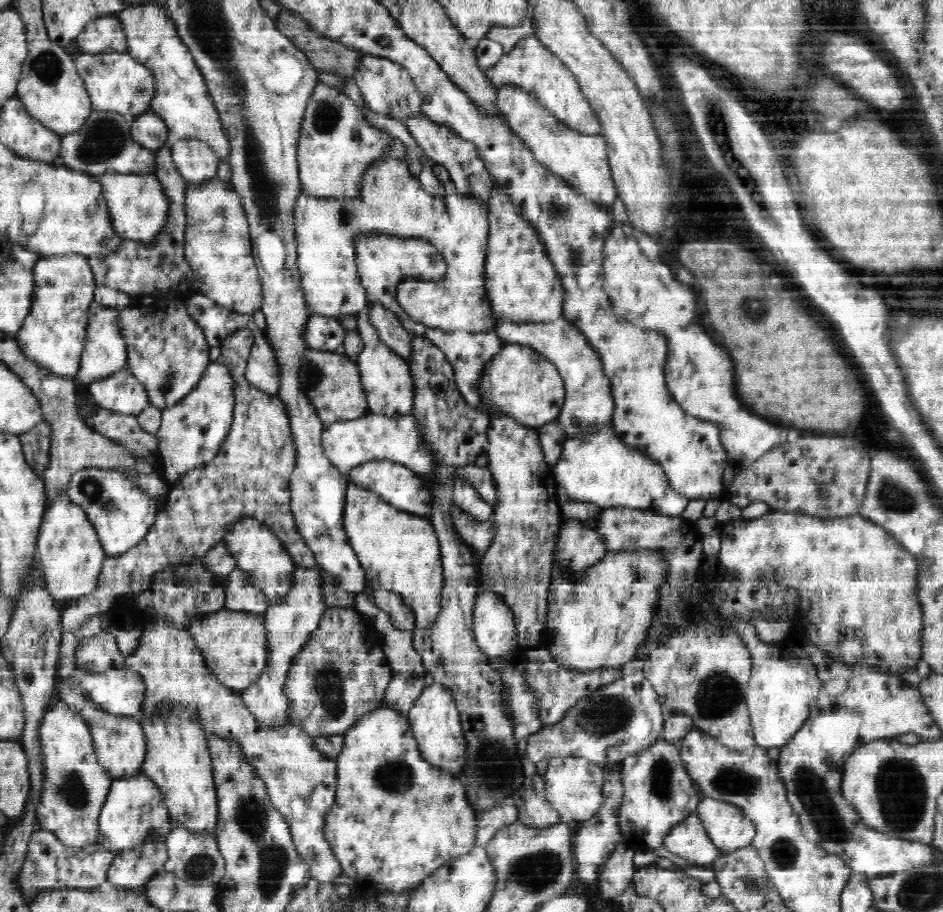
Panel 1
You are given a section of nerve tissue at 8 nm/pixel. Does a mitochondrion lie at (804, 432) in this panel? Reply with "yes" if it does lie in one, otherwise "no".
no

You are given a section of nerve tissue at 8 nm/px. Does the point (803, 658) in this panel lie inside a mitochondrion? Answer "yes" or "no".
no

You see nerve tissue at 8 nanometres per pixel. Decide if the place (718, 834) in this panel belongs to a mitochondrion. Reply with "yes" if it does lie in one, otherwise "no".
no

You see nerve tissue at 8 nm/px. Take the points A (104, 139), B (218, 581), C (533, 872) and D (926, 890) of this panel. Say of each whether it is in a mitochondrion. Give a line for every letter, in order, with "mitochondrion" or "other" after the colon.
A: mitochondrion
B: other
C: mitochondrion
D: mitochondrion

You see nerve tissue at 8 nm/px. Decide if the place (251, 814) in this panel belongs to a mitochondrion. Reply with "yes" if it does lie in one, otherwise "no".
yes

